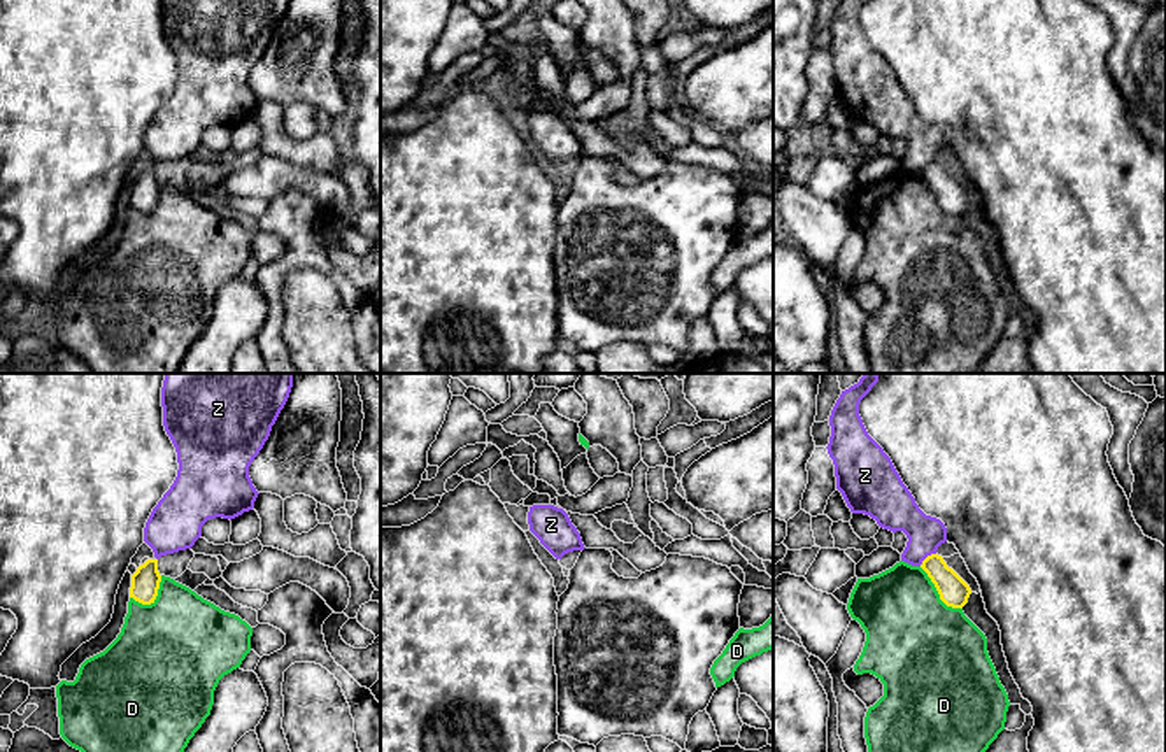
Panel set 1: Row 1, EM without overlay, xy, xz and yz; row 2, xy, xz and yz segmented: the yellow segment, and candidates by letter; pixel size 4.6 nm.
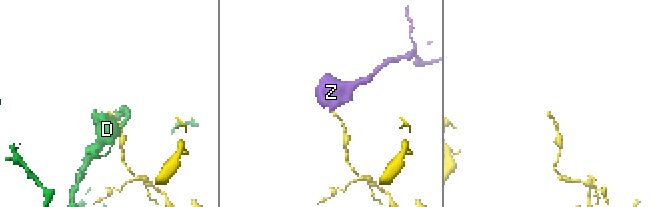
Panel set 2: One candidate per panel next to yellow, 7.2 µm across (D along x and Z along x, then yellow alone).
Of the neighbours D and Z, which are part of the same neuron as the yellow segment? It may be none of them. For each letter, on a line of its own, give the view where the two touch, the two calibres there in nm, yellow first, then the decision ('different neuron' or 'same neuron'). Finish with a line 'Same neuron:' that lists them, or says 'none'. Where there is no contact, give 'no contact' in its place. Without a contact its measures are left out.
D: meets yellow in yz; 140 nm thick on the yellow side, 440 nm on the other; different neuron
Z: meets yellow in yz; 140 nm thick on the yellow side, 180 nm on the other; different neuron
Same neuron: none

